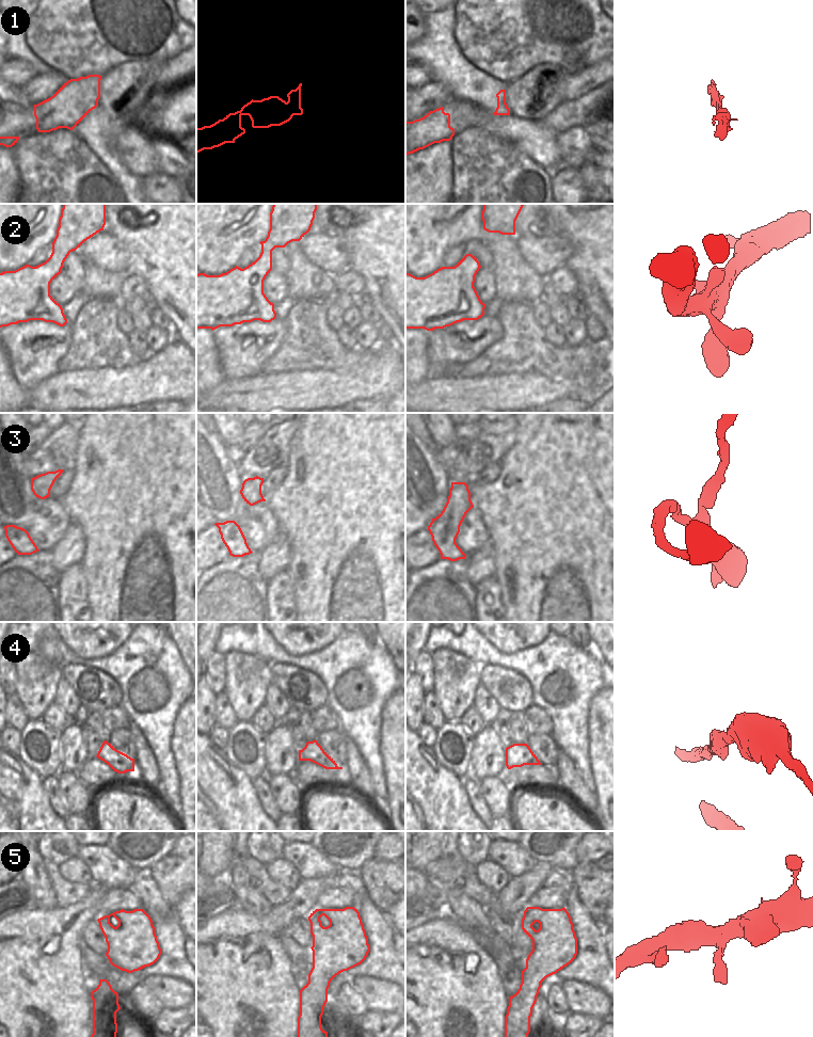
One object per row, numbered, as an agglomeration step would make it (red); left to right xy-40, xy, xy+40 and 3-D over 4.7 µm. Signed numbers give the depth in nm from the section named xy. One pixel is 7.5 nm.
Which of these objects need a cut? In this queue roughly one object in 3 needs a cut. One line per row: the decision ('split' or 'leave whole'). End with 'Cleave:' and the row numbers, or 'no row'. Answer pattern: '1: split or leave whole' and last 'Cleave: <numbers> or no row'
1: split
2: leave whole
3: leave whole
4: leave whole
5: leave whole
Cleave: 1

